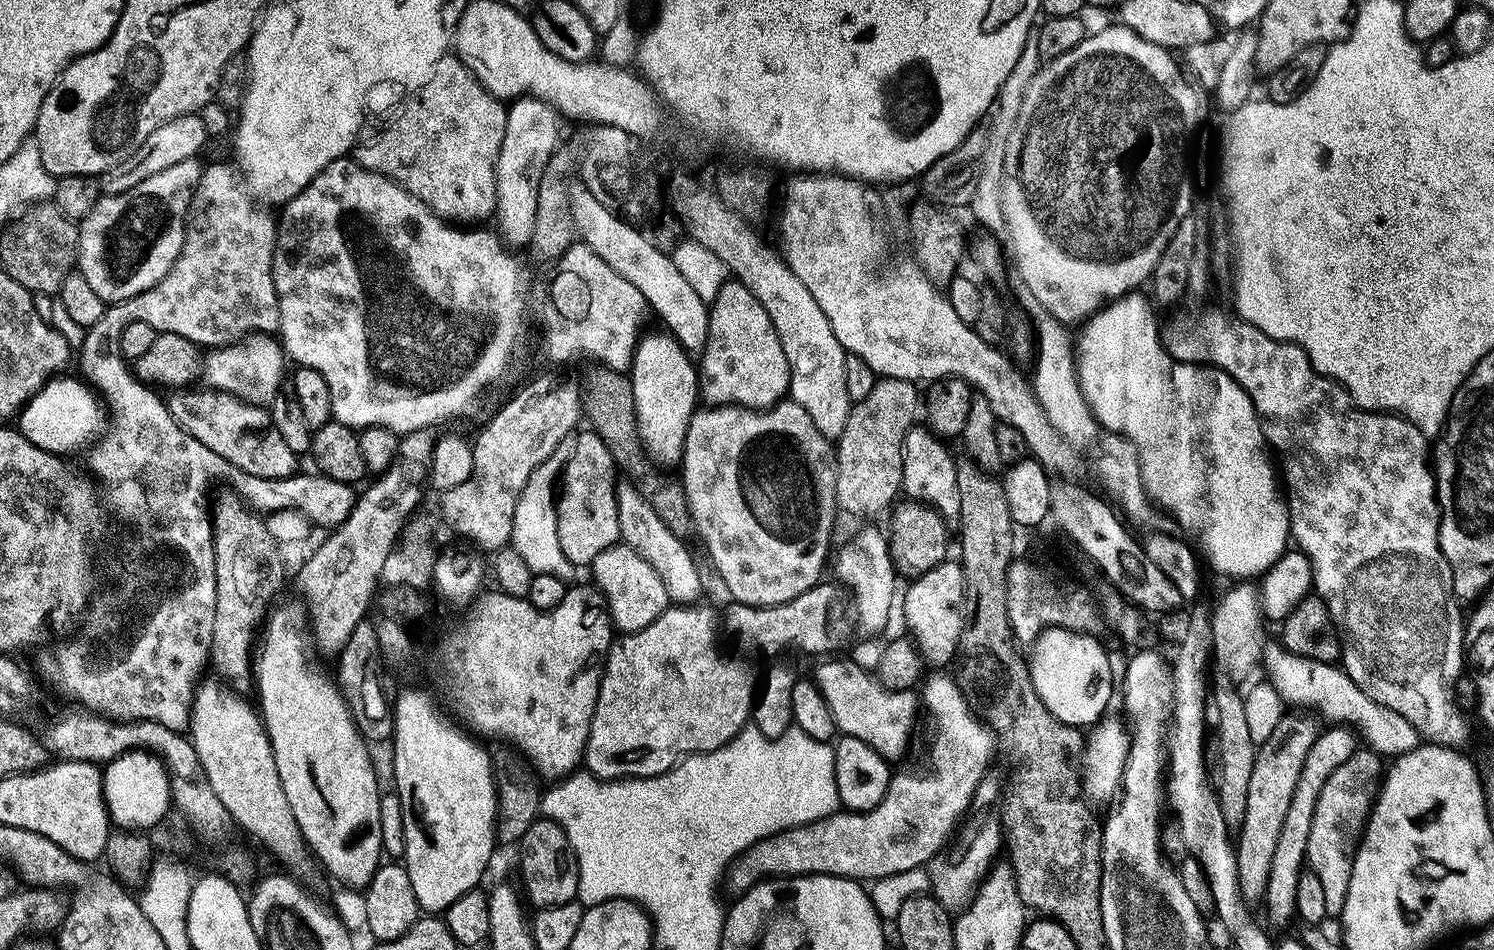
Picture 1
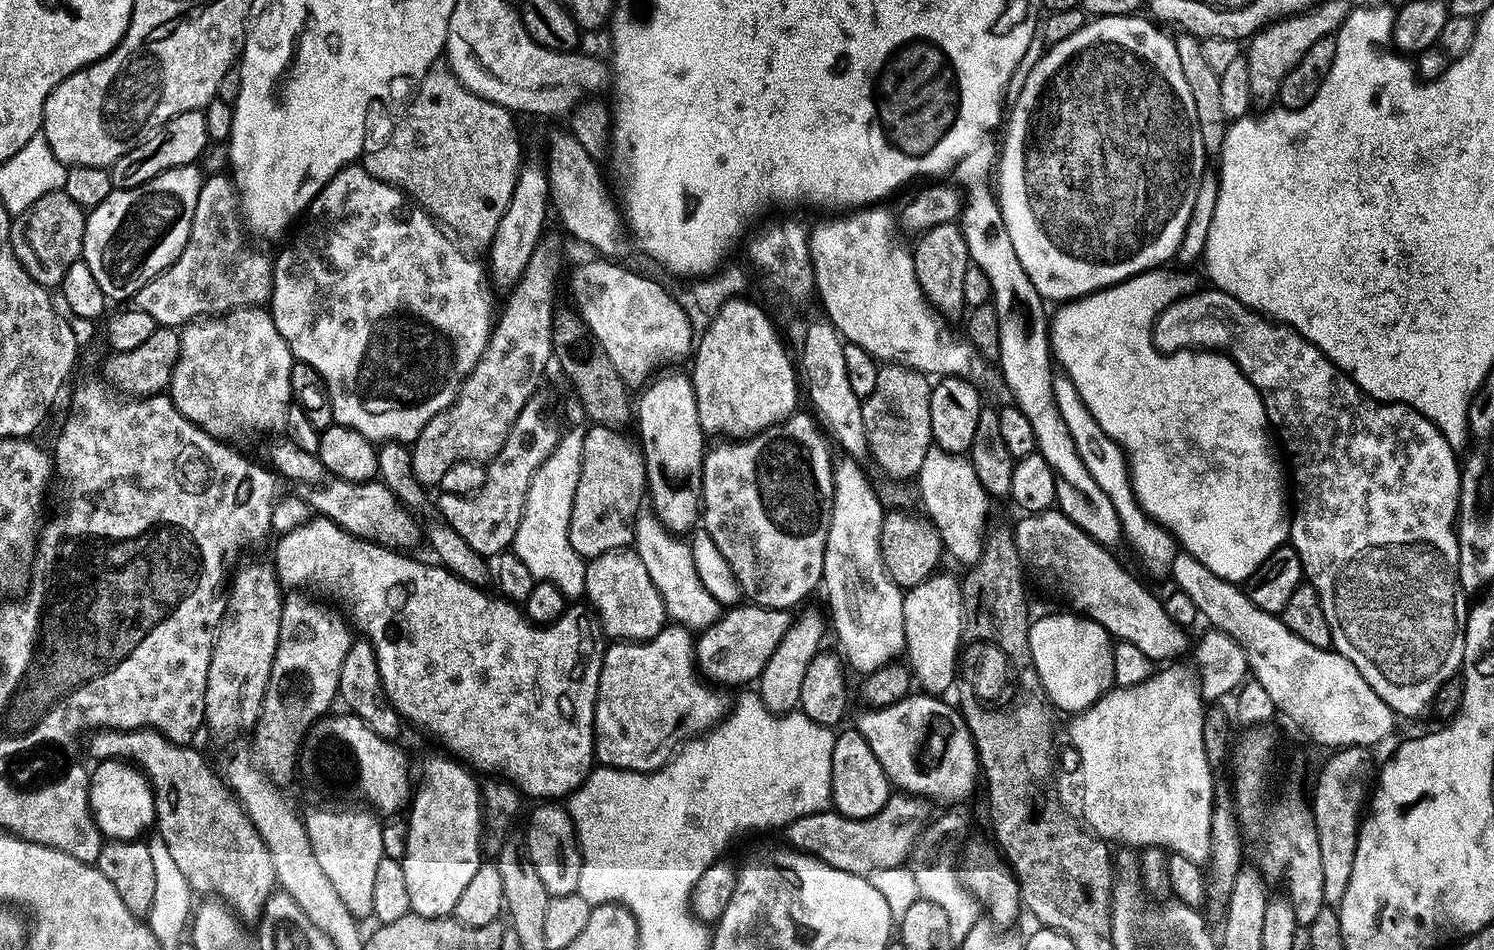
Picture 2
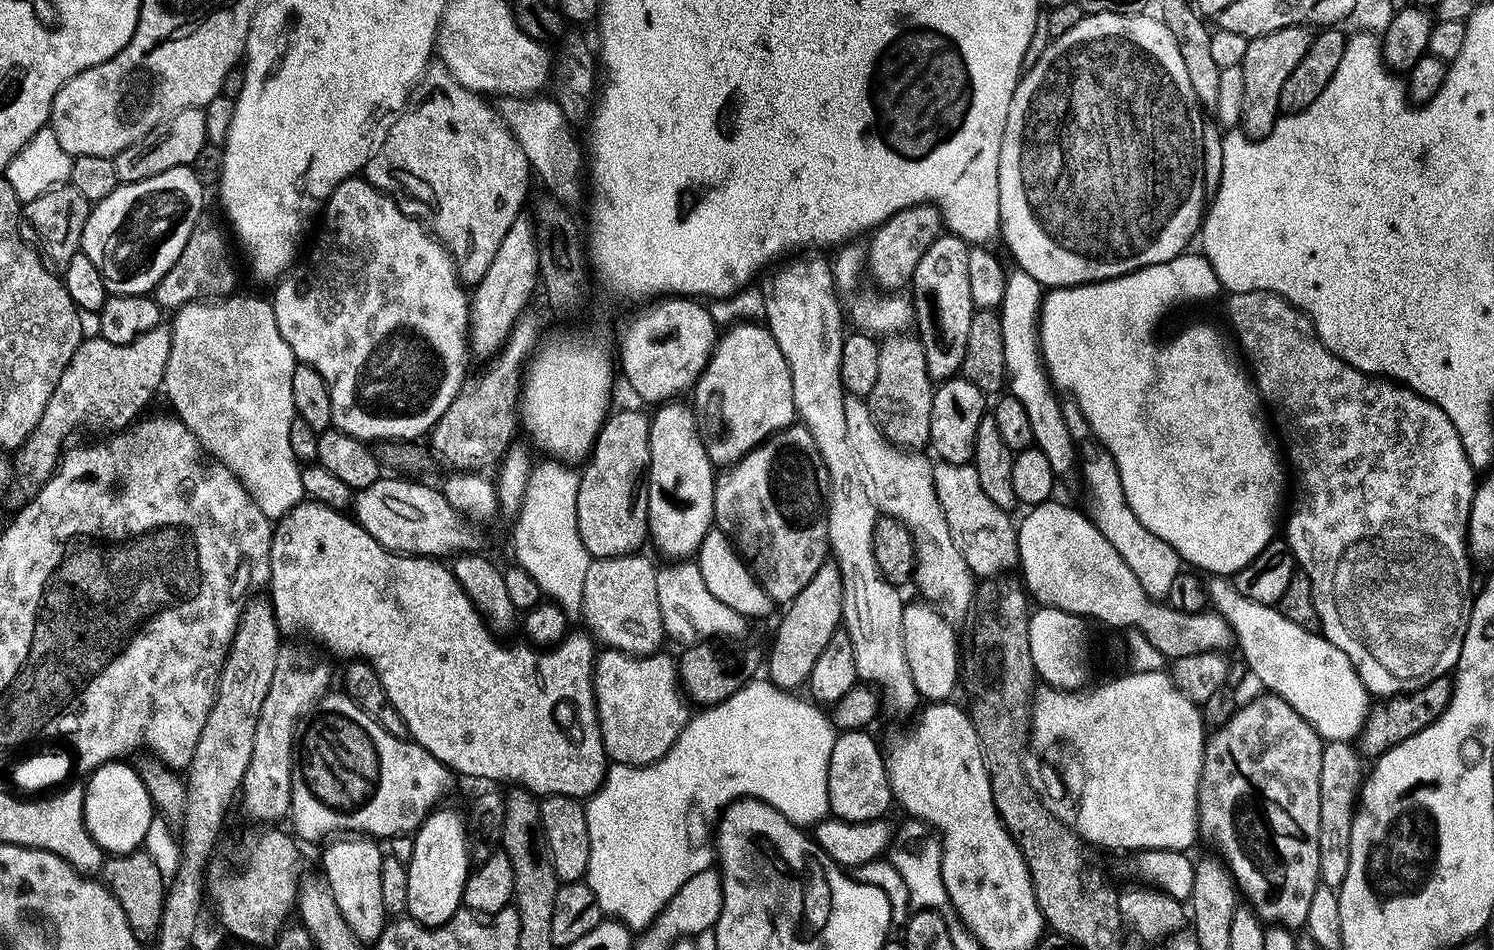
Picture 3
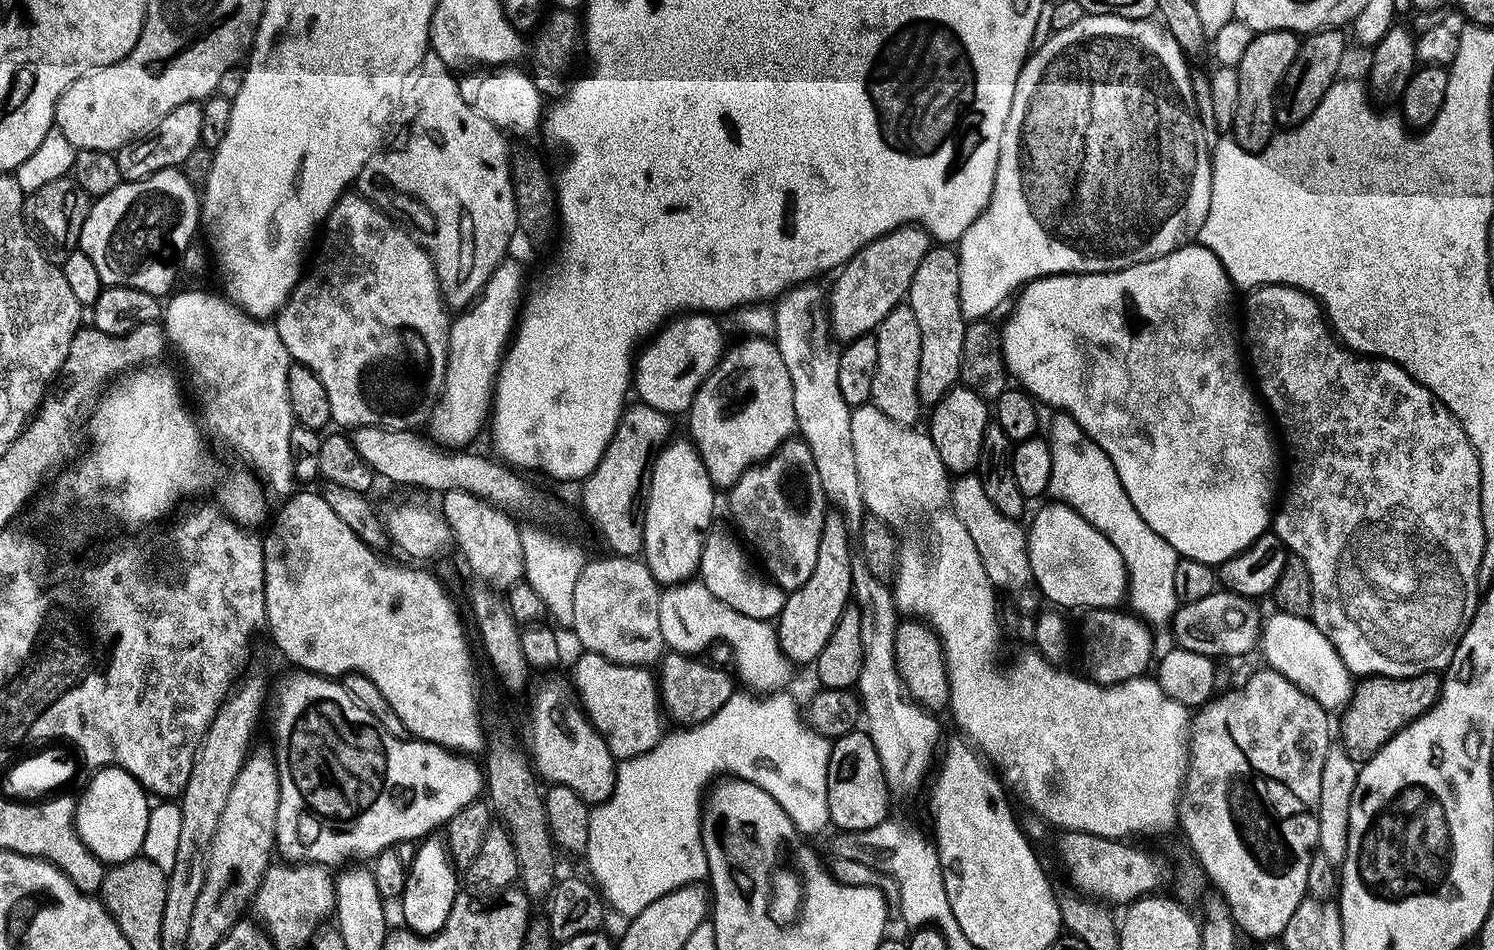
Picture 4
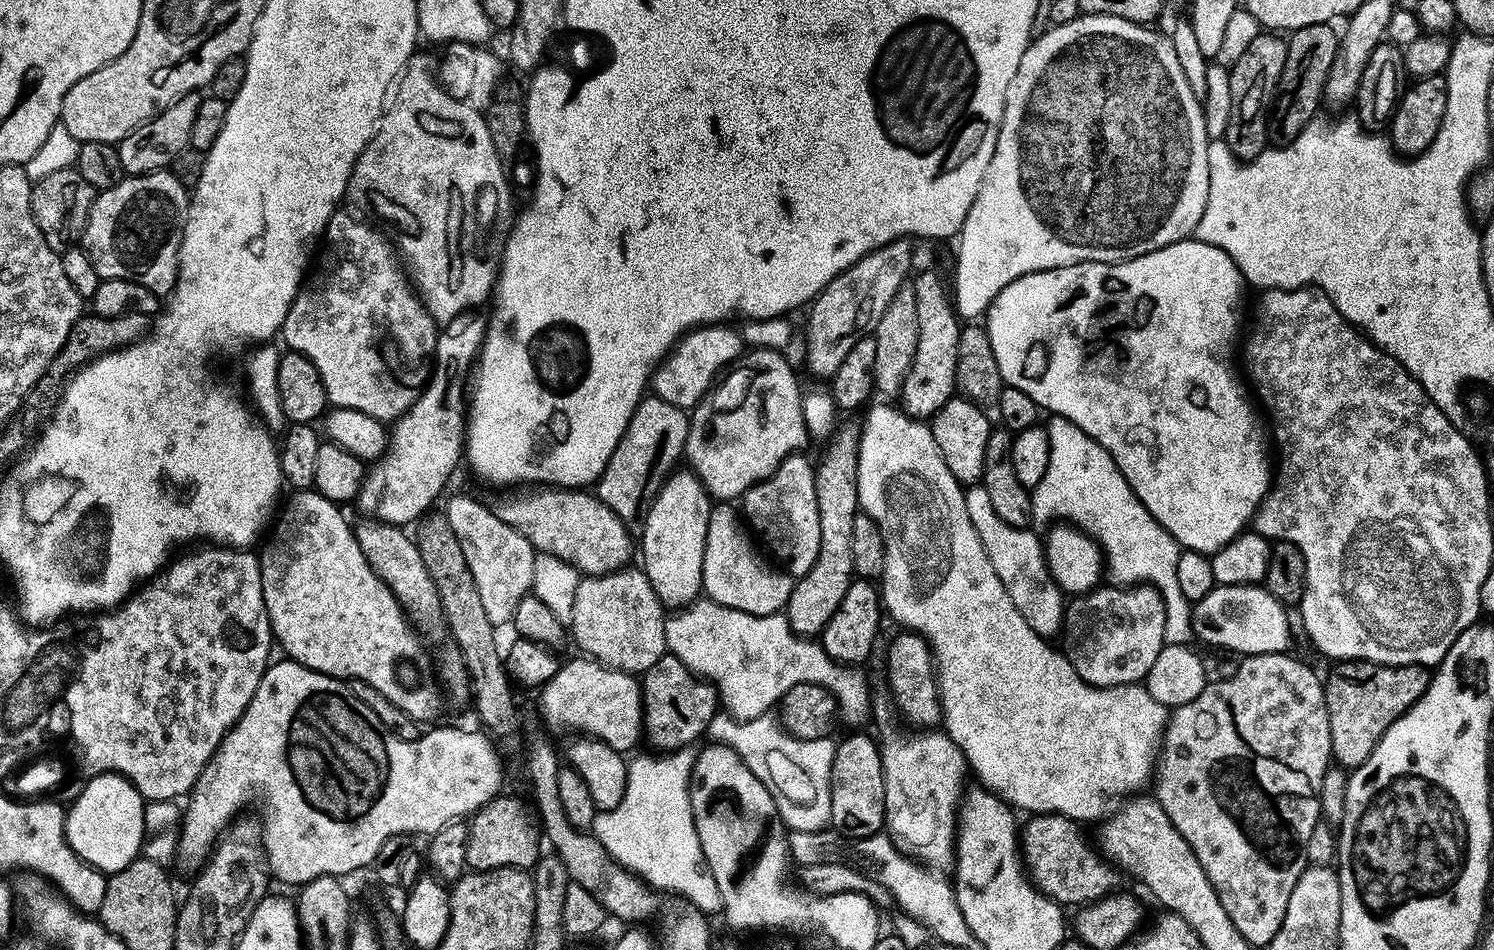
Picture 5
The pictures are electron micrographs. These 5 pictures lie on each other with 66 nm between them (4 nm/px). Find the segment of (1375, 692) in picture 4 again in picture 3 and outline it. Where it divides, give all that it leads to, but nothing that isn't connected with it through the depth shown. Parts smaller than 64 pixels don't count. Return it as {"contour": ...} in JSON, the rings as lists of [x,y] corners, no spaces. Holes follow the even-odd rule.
{"contour":[[[1451,675],[1440,676],[1434,682],[1422,686],[1416,692],[1406,692],[1383,701],[1384,708],[1373,707],[1364,722],[1364,729],[1358,737],[1358,751],[1361,757],[1375,758],[1386,750],[1398,746],[1406,738],[1426,730],[1426,726],[1433,724],[1439,716],[1450,706],[1452,697]],[[1369,756],[1369,757],[1368,757]]]}

